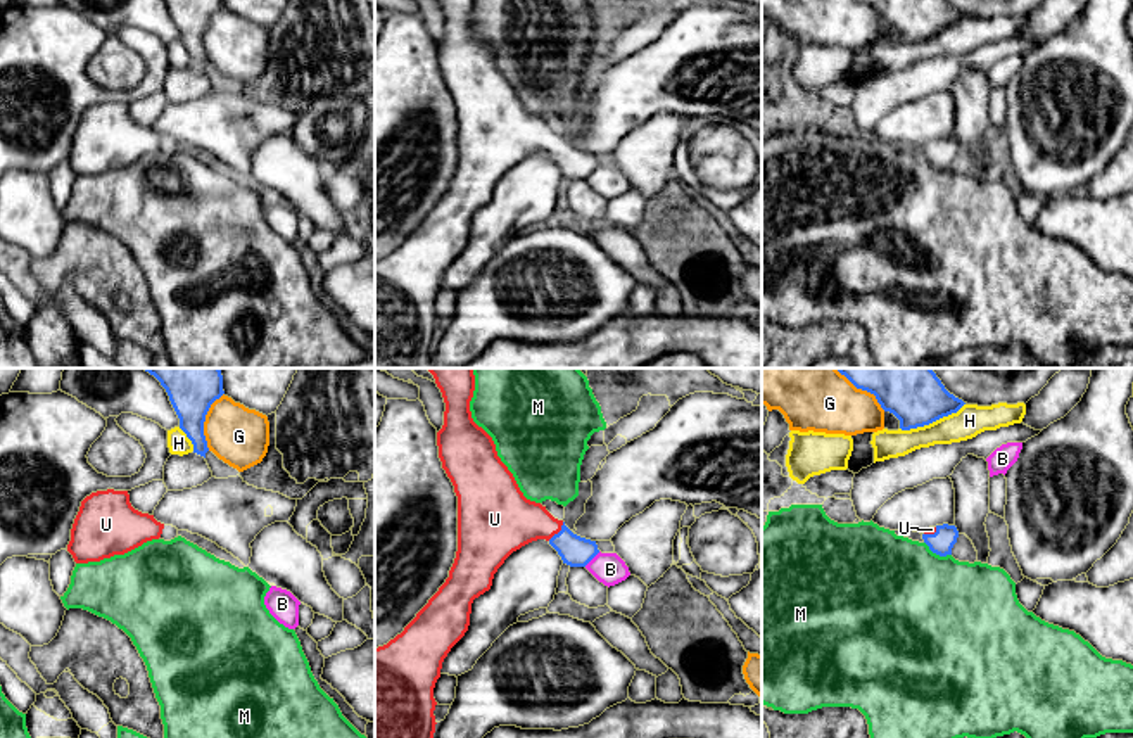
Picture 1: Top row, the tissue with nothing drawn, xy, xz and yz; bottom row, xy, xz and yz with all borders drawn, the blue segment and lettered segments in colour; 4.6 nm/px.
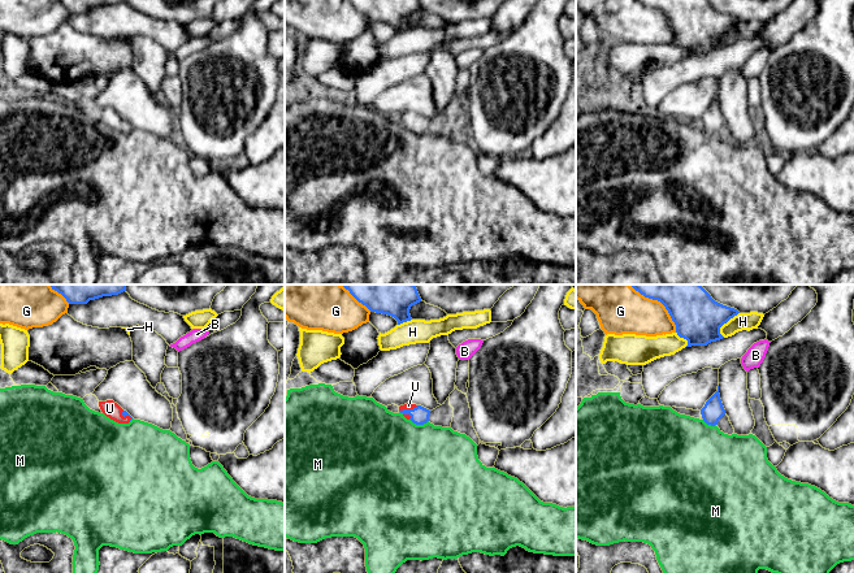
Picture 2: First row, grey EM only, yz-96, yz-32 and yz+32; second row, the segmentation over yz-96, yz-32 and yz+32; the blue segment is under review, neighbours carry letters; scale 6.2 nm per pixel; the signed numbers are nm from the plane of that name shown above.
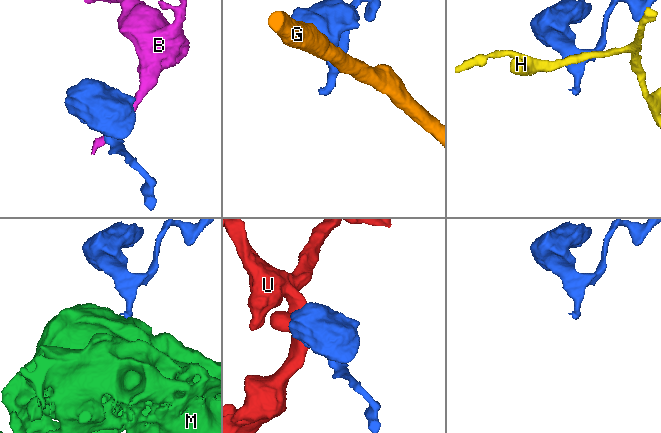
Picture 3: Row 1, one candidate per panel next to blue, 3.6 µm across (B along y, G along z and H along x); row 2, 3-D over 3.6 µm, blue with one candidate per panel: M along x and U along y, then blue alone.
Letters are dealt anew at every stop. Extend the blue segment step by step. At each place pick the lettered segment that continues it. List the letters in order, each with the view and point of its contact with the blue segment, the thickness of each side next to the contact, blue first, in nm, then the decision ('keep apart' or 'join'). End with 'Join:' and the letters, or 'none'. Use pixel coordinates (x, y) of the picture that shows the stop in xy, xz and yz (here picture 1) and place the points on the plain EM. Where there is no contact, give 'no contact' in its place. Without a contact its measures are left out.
B: meets blue in xz at (591, 171); 140 nm thick on the blue side, 150 nm on the other; keep apart
G: meets blue in xy at (204, 33); 160 nm thick on the blue side, 280 nm on the other; keep apart
H: meets blue in yz at (931, 35); 190 nm thick on the blue side, 150 nm on the other; keep apart
M: meets blue in yz at (936, 166); 110 nm thick on the blue side, 500 nm on the other; keep apart
U: meets blue in xz at (558, 146); 140 nm thick on the blue side, 280 nm on the other; join
Join: U

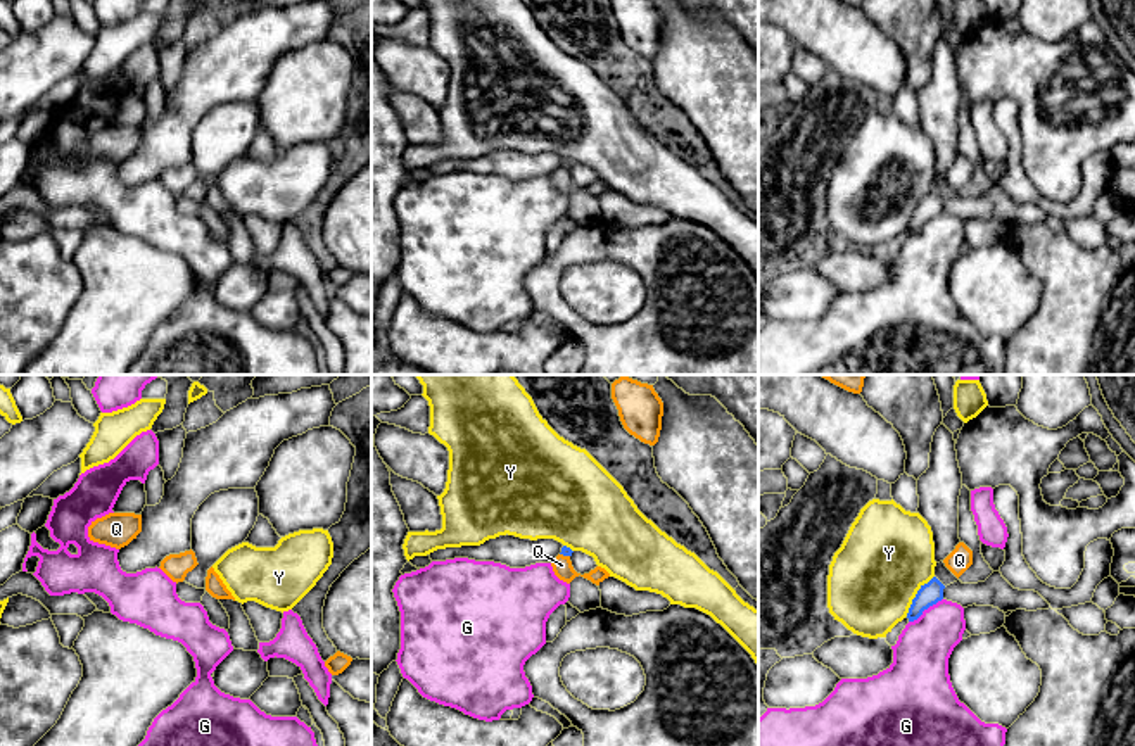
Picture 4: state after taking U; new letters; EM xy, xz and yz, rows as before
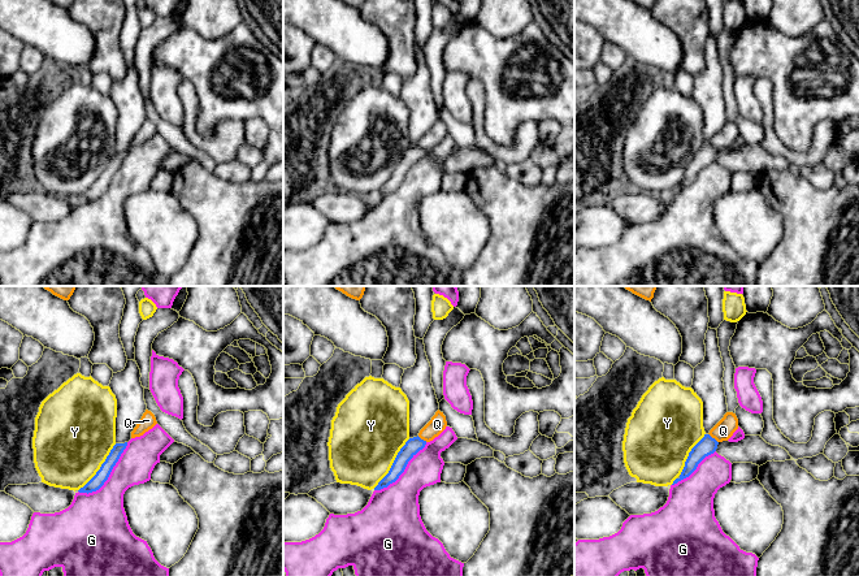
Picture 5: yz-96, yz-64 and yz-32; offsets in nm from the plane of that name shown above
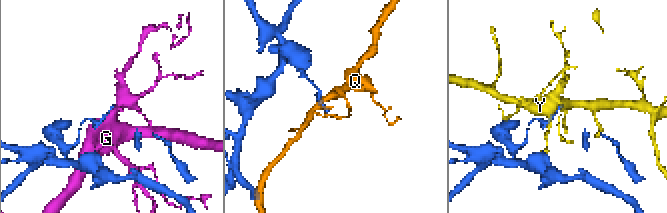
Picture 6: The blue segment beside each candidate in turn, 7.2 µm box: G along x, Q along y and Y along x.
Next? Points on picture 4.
G: meets blue in yz at (925, 221); 100 nm thick on the blue side, 260 nm on the other; keep apart
Q: meets blue in xz at (565, 168); 50 nm thick on the blue side, 90 nm on the other; keep apart
Y: meets blue in yz at (916, 209); 100 nm thick on the blue side, 420 nm on the other; keep apart
Join: none

